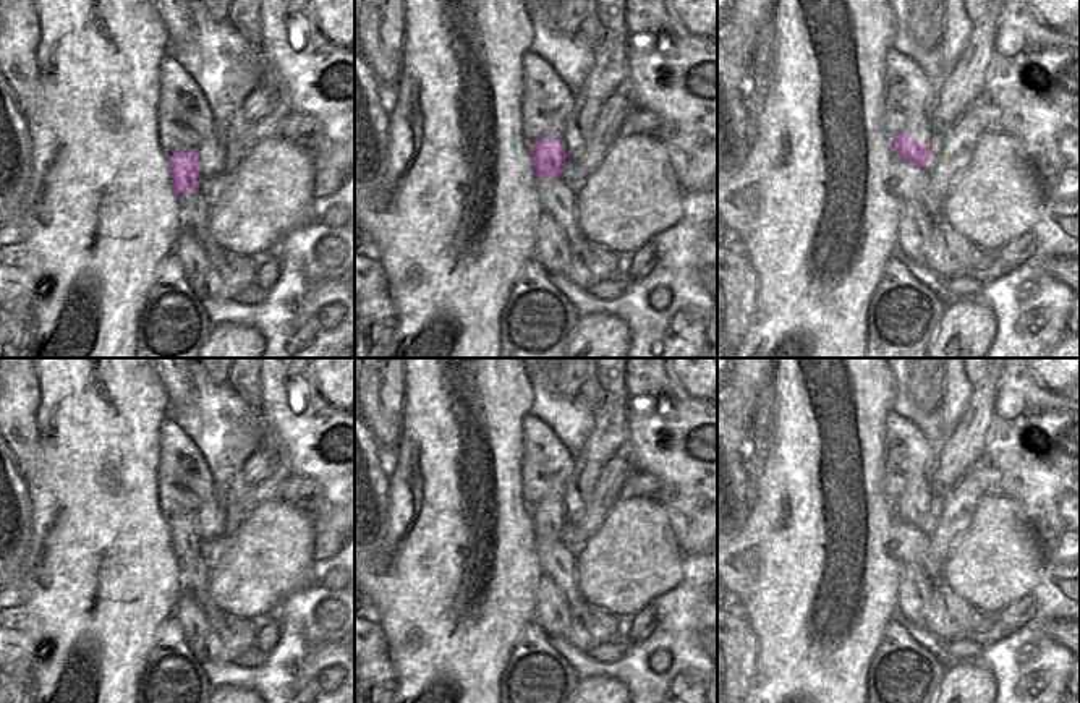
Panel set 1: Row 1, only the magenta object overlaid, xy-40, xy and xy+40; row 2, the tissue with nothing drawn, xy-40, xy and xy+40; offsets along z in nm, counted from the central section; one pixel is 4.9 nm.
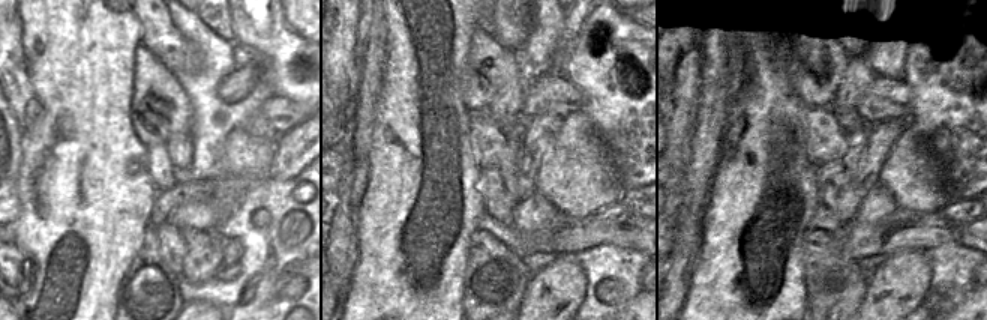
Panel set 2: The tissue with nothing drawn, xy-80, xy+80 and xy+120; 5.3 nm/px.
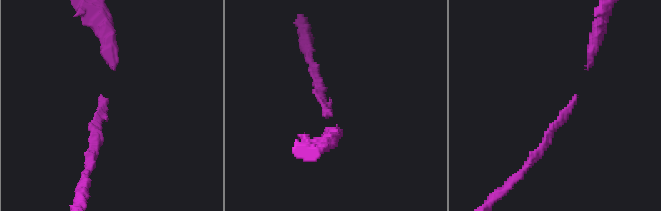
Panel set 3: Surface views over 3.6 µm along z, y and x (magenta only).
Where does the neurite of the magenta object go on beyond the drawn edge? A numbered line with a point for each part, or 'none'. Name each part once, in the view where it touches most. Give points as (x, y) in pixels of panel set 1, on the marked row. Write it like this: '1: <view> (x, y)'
none

